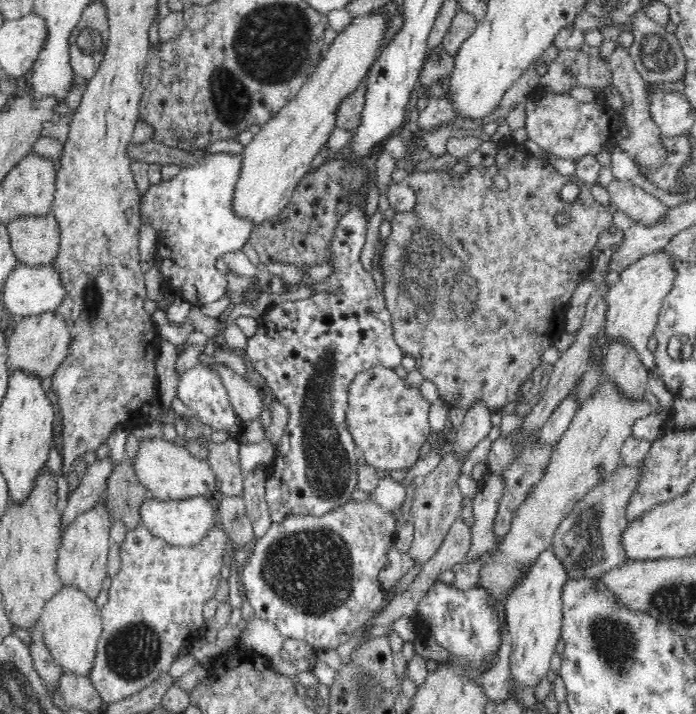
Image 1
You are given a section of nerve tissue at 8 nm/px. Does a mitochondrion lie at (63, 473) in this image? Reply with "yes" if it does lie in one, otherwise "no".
no

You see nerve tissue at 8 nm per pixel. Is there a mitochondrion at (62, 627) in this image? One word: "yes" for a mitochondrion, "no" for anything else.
no

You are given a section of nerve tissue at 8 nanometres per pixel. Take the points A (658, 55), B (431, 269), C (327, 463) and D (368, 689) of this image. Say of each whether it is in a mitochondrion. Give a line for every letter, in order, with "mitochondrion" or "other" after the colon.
A: mitochondrion
B: mitochondrion
C: mitochondrion
D: mitochondrion

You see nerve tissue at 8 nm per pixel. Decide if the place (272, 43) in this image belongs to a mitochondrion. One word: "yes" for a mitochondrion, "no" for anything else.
yes

